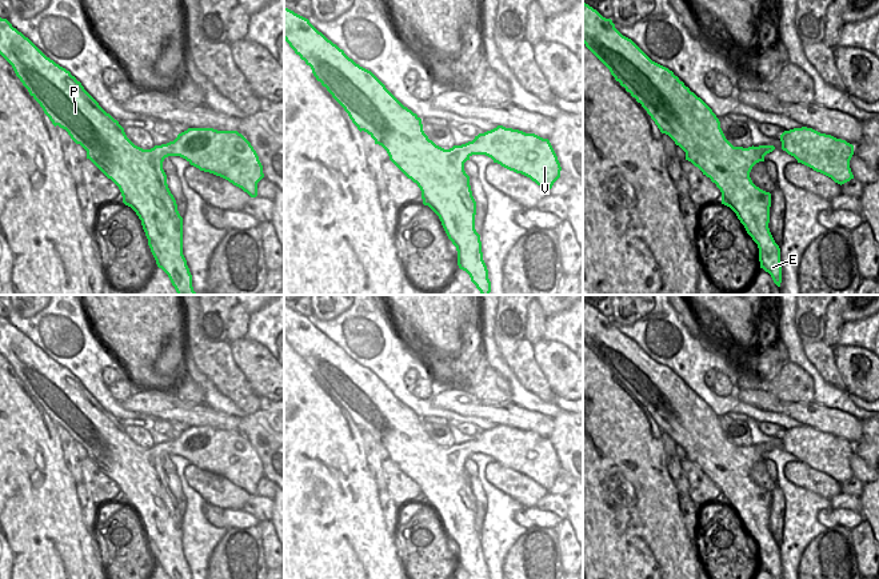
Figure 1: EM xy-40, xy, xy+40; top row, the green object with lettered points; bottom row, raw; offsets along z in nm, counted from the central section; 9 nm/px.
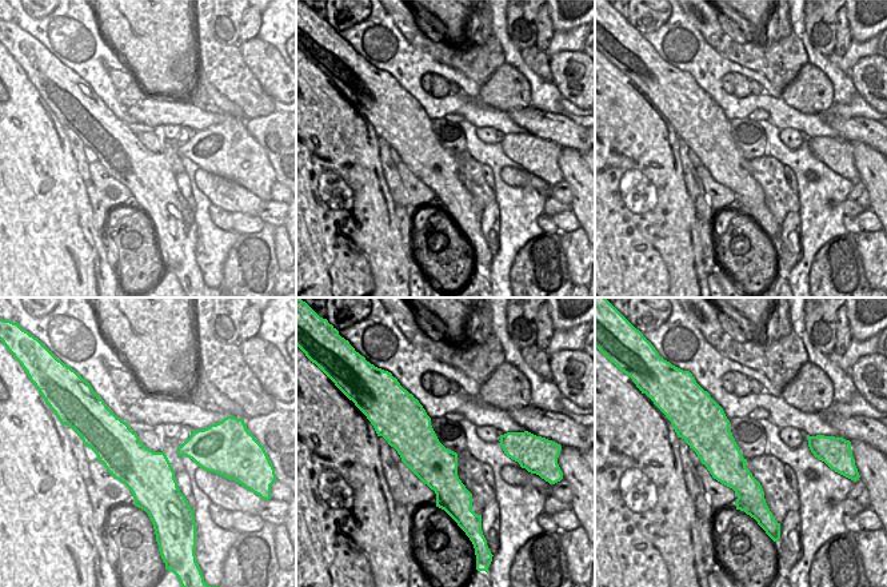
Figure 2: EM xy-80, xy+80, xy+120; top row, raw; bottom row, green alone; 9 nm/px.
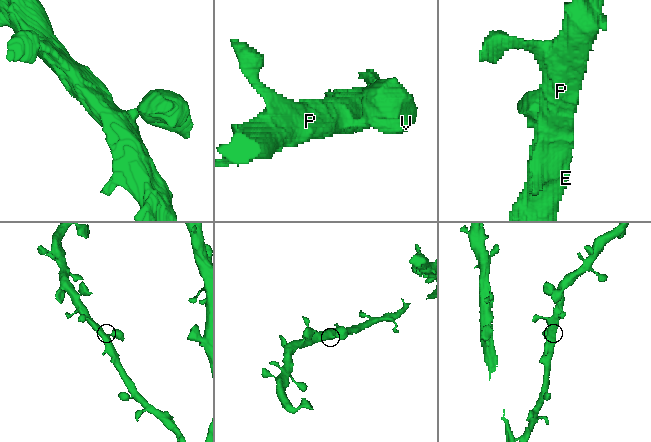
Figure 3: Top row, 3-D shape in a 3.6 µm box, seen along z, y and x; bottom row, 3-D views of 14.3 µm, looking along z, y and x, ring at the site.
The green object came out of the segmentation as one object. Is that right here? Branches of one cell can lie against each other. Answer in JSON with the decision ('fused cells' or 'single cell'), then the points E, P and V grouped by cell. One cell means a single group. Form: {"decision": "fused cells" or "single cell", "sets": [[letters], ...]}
{"decision": "single cell", "sets": [["E", "P", "V"]]}

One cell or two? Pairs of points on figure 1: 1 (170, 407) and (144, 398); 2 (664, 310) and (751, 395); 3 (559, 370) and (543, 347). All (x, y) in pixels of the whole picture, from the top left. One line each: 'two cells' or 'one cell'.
1: one cell
2: two cells
3: one cell

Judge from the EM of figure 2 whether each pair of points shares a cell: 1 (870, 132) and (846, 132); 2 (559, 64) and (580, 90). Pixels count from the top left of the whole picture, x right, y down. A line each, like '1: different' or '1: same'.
1: same
2: same

